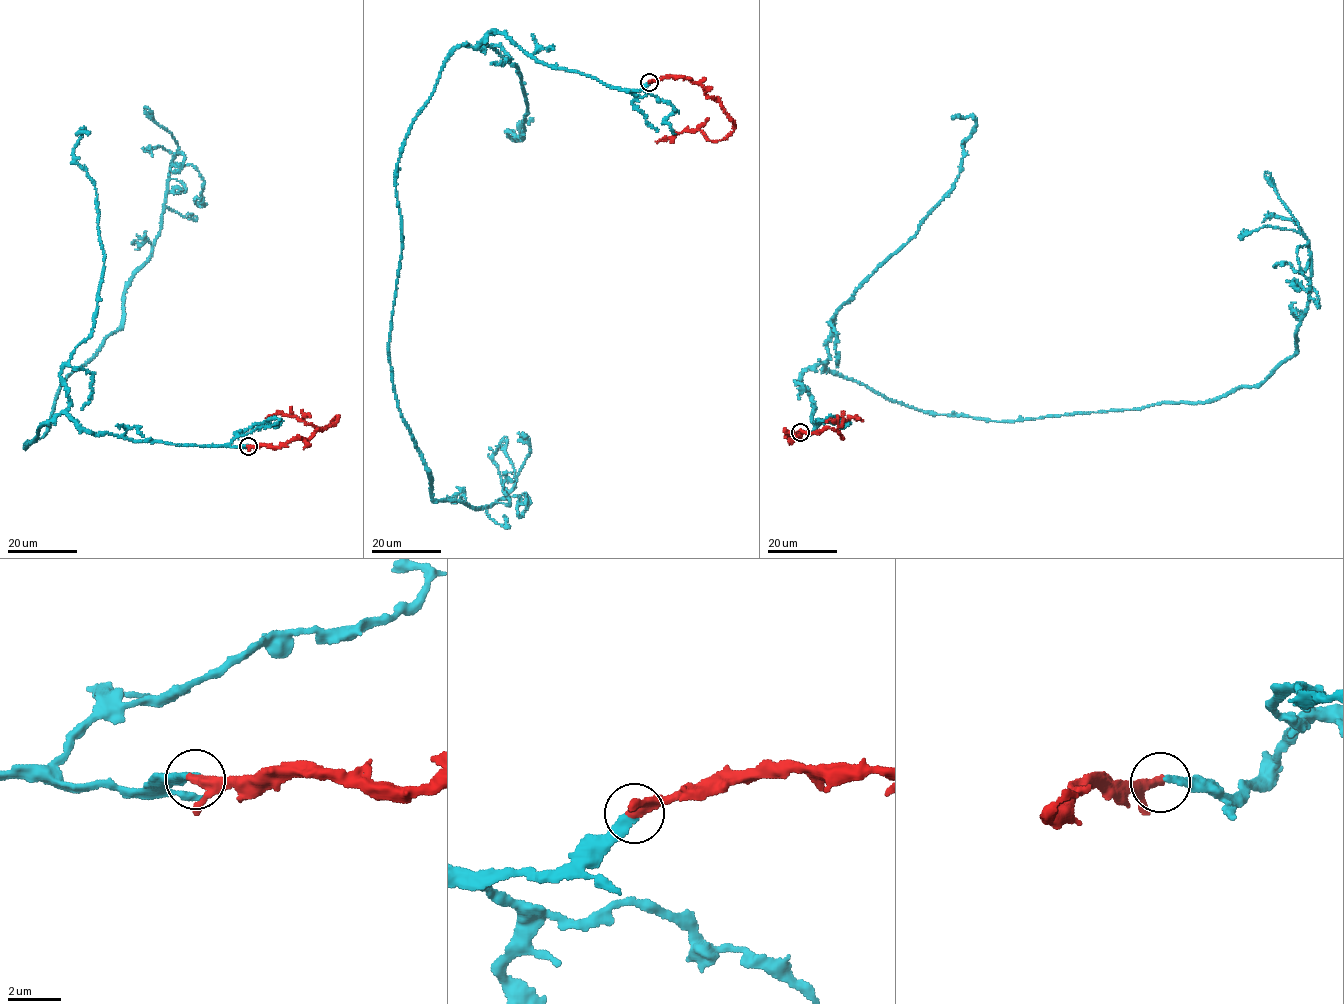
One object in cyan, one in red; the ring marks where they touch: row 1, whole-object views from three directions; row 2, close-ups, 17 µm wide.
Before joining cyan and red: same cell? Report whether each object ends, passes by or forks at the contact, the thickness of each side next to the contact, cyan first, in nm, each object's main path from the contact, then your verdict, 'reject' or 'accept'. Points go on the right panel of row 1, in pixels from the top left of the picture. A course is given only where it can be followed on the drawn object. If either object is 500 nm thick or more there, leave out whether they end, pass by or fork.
cyan ends there; red passes by; 300 nm thick on the cyan side, 280 nm on the other; cyan runs (800, 431), (802, 373), (824, 363), (997, 421), (1255, 387), (1294, 353), (1307, 244), (1310, 287), (1287, 280); red runs (800, 432), (785, 437), (832, 428), (843, 438), (837, 428), (841, 423), (854, 417), (862, 421); accept

